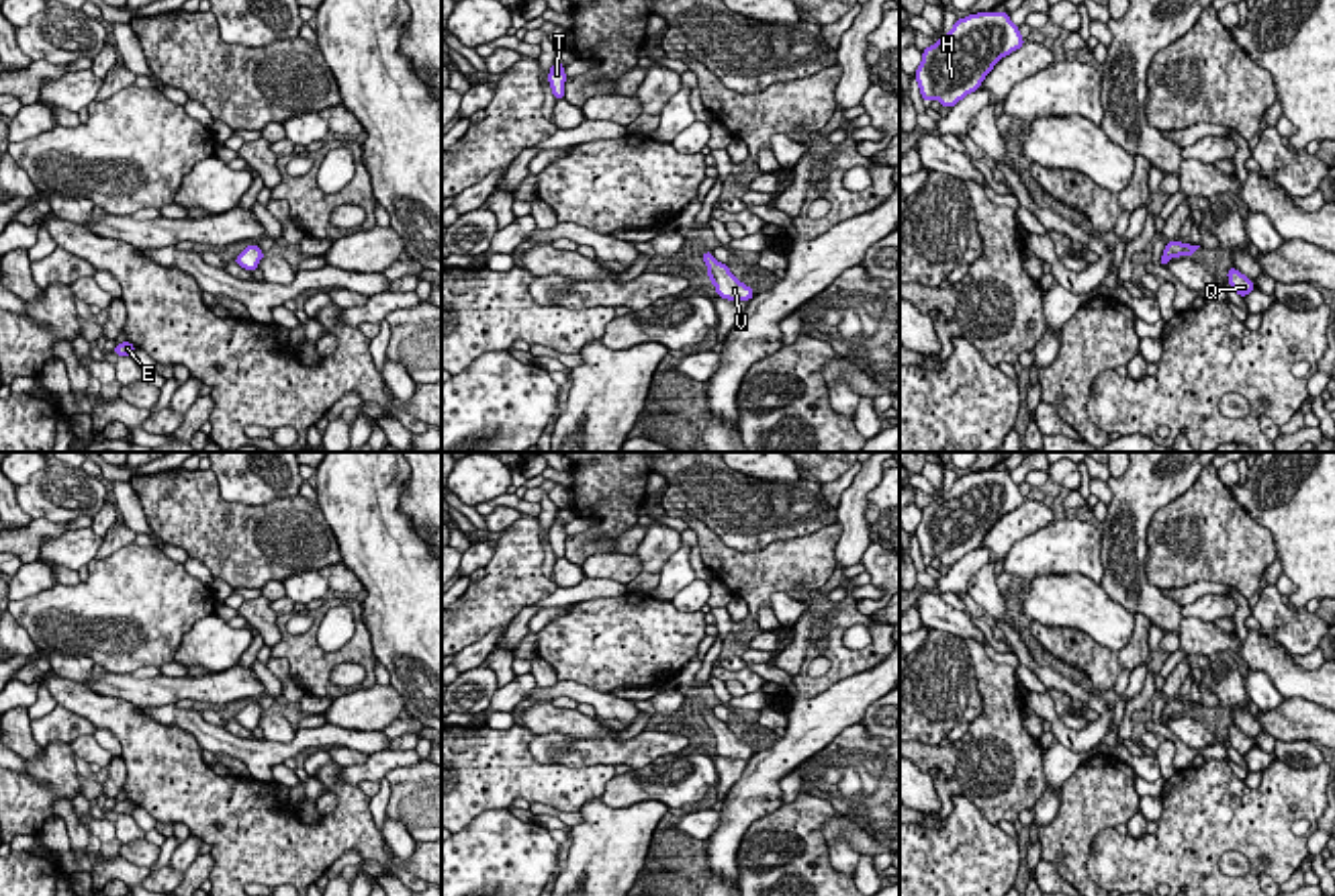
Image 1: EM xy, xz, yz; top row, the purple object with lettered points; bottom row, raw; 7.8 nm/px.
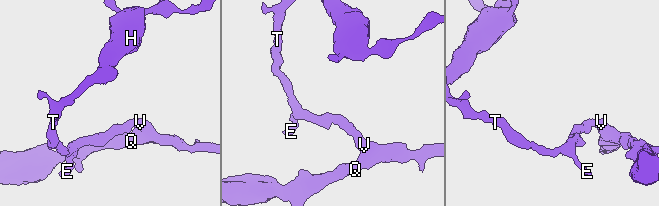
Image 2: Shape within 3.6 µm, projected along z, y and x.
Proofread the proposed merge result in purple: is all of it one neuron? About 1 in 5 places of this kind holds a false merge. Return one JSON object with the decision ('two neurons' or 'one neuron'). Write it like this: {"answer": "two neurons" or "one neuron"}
{"answer": "one neuron"}

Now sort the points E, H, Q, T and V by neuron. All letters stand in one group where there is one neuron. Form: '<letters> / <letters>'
E H Q T V

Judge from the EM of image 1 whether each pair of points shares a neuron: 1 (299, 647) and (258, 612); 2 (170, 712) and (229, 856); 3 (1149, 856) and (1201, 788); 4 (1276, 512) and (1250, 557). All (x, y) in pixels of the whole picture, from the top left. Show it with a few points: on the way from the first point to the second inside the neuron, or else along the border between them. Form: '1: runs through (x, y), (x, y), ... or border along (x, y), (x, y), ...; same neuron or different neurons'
1: border along (274, 616), (281, 639), (270, 647); different neurons
2: border along (142, 708), (164, 725), (185, 729), (205, 749); different neurons
3: runs through (1166, 841), (1201, 804); same neuron
4: border along (1233, 494), (1233, 500), (1270, 534), (1276, 555); different neurons

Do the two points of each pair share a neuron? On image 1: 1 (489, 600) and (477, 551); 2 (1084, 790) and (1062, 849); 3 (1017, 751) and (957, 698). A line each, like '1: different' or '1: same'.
1: different
2: same
3: different

